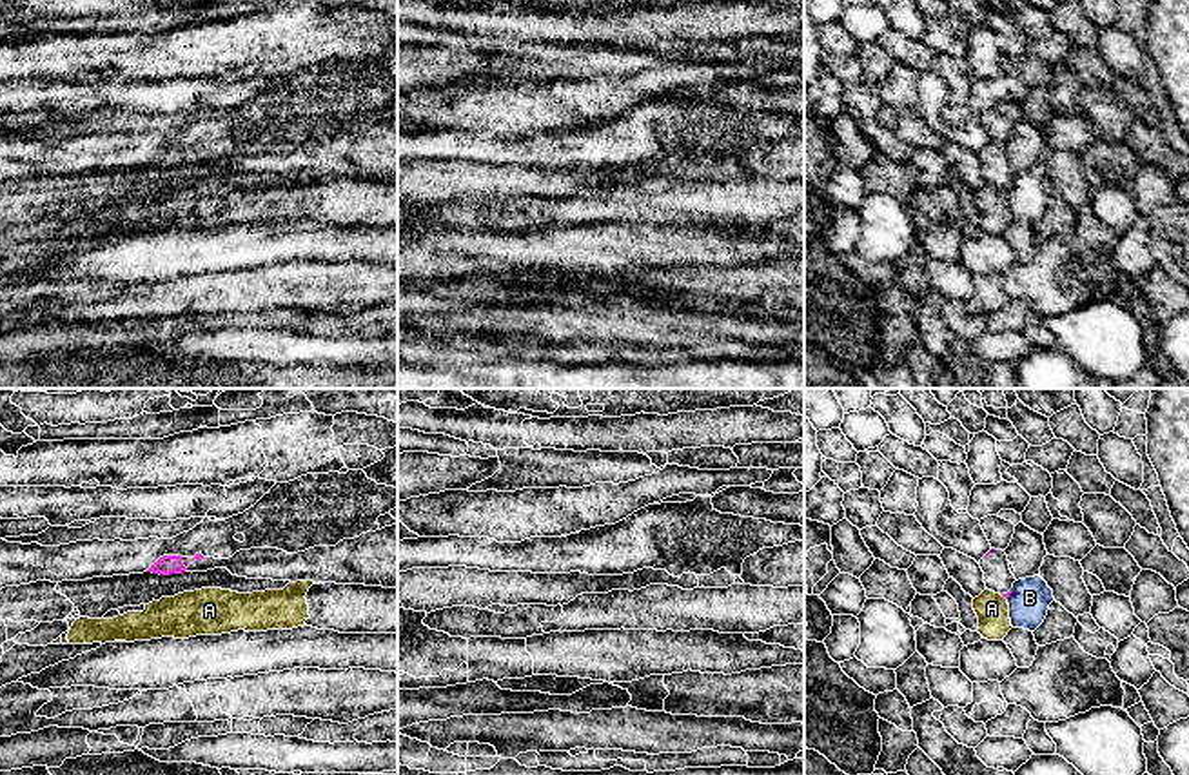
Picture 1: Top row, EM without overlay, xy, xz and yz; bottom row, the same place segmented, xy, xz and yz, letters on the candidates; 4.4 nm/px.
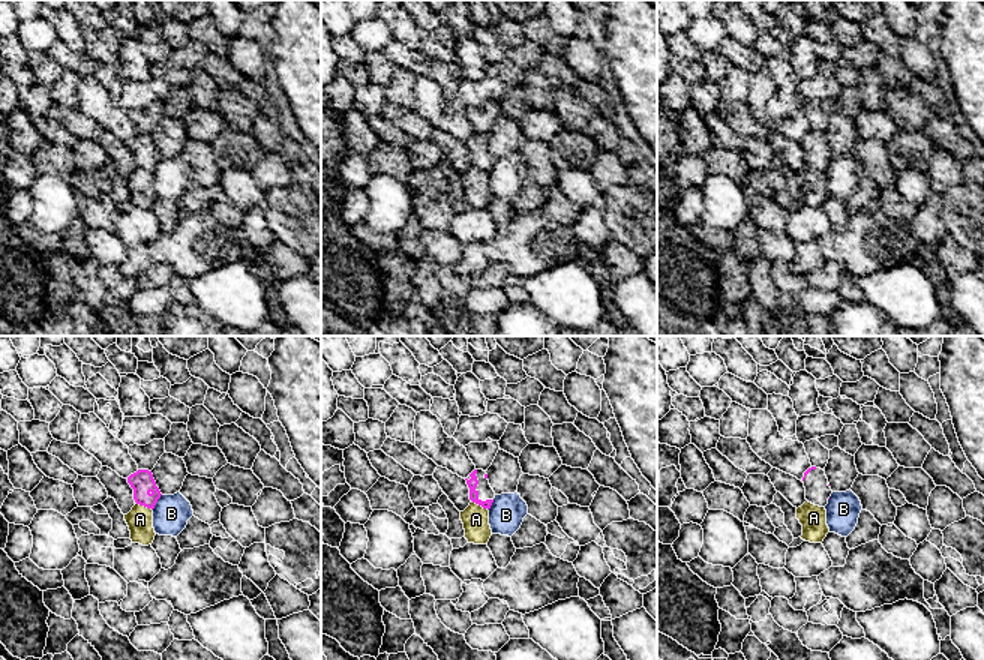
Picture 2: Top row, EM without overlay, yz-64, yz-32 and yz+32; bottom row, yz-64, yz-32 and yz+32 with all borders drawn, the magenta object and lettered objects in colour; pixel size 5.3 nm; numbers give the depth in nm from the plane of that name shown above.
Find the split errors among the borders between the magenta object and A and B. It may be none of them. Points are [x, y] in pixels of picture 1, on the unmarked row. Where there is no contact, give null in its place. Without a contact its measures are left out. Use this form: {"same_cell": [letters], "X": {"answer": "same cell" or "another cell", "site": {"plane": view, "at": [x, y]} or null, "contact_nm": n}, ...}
{"same_cell": [], "A": {"answer": "another cell", "site": {"plane": "yz", "at": [1004, 189]}, "contact_nm": 40}, "B": {"answer": "another cell", "site": {"plane": "yz", "at": [1010, 186]}, "contact_nm": 50}}

